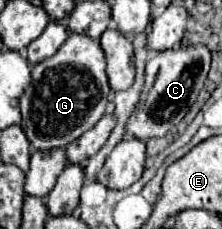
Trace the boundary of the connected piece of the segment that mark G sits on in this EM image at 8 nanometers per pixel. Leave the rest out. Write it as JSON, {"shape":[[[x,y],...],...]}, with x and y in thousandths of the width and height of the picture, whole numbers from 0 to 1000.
{"shape":[[[311,153],[266,223],[167,275],[140,310],[140,362],[113,389],[95,459],[95,563],[149,651],[230,659],[302,642],[473,502],[491,450],[491,362],[473,328],[473,240],[455,197],[383,153]]]}

